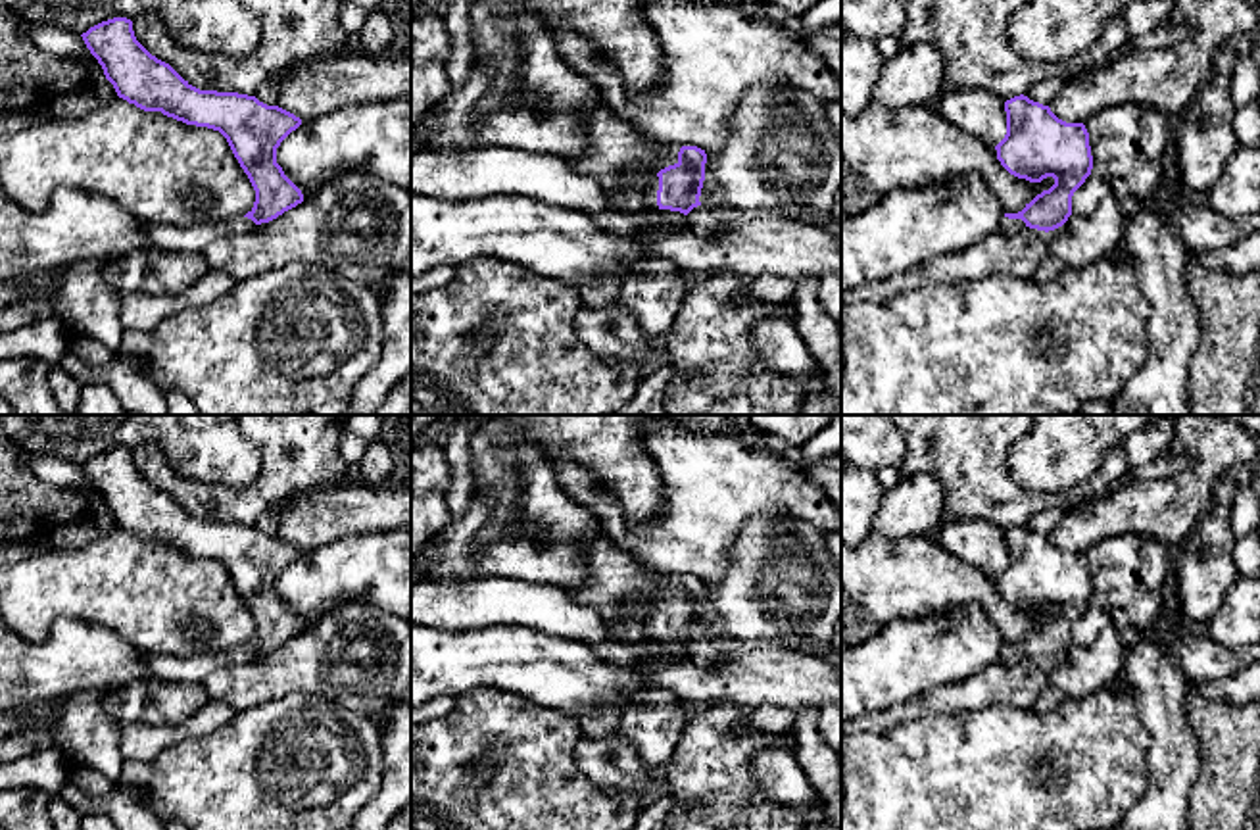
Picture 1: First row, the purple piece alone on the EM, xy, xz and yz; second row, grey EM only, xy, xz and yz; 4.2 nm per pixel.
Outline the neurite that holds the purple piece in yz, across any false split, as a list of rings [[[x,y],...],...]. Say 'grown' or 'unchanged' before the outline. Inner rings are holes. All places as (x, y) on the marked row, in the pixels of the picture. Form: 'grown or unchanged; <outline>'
grown; [[[1024,94],[1006,100],[1005,111],[1006,134],[995,146],[1001,165],[1018,179],[1041,183],[1053,177],[1054,184],[1022,211],[1005,213],[1001,231],[1054,231],[1072,215],[1072,196],[1091,175],[1089,133],[1083,123],[1066,123]]]

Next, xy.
grown; [[[127,17],[102,21],[81,37],[119,98],[144,111],[219,131],[255,190],[254,208],[229,221],[188,227],[144,221],[142,232],[154,248],[204,254],[215,240],[254,231],[303,202],[302,190],[277,163],[277,148],[302,125],[300,117],[255,96],[192,86],[136,40]]]

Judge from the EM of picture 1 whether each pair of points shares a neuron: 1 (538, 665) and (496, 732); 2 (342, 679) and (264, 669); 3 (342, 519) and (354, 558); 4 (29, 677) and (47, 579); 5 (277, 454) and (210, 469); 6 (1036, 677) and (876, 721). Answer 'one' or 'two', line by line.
1: two
2: one
3: two
4: two
5: two
6: one

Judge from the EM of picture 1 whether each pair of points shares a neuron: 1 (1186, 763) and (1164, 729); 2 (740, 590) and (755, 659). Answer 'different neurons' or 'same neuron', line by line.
1: same neuron
2: different neurons

